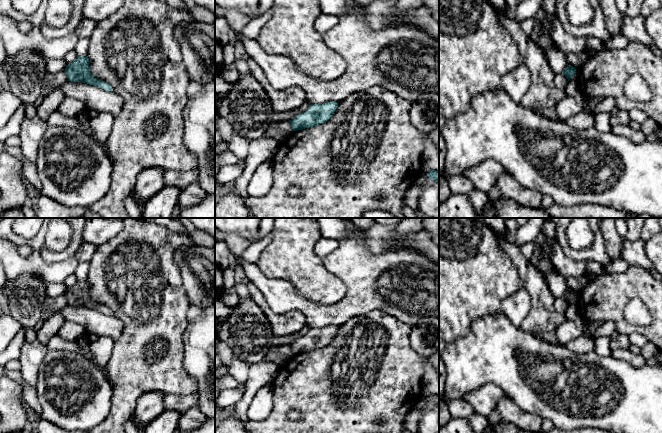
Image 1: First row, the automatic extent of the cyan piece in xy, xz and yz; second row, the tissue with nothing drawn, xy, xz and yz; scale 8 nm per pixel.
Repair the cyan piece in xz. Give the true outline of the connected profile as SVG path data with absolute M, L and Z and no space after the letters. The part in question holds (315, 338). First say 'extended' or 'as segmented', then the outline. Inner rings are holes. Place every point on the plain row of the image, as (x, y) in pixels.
as segmented | M326 326L323 328L310 328L302 337L290 344L293 355L303 354L319 348L326 347L338 331L337 326Z

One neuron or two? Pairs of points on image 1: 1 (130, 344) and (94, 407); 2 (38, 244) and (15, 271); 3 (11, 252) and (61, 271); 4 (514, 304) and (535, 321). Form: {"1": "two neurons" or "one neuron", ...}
{"1": "two neurons", "2": "two neurons", "3": "one neuron", "4": "two neurons"}

